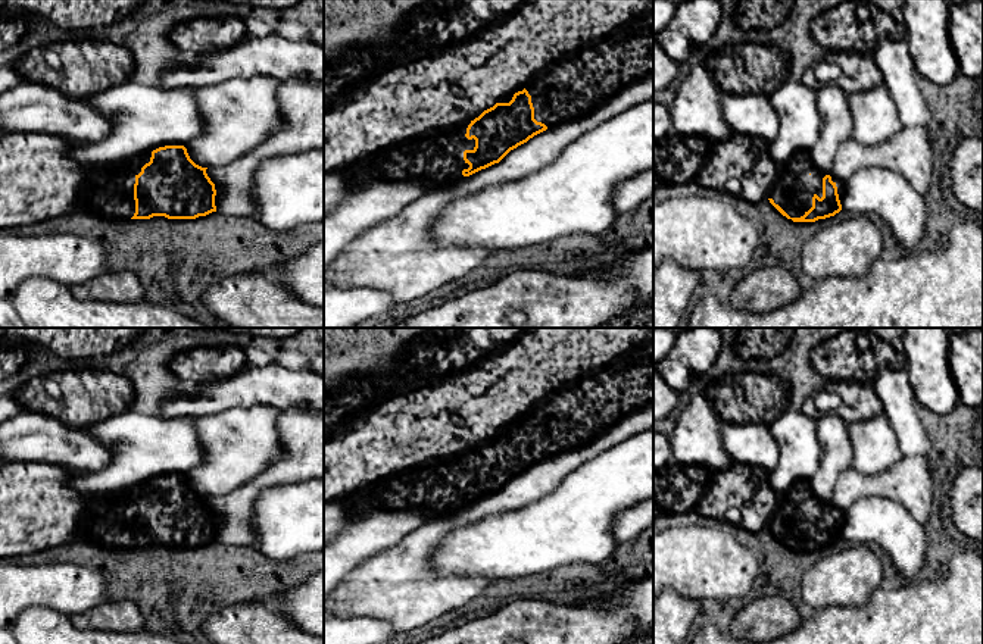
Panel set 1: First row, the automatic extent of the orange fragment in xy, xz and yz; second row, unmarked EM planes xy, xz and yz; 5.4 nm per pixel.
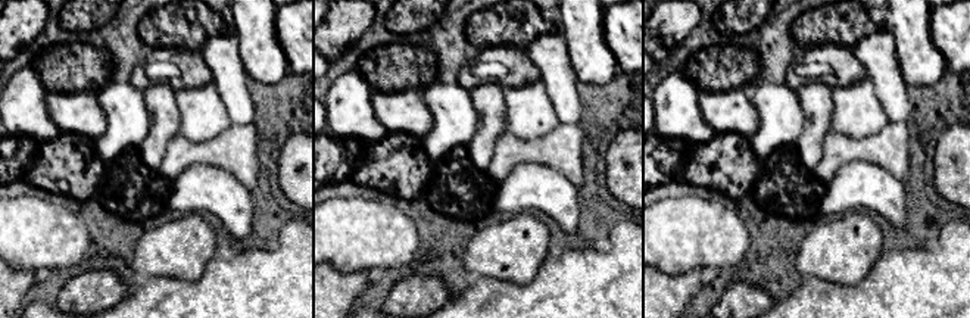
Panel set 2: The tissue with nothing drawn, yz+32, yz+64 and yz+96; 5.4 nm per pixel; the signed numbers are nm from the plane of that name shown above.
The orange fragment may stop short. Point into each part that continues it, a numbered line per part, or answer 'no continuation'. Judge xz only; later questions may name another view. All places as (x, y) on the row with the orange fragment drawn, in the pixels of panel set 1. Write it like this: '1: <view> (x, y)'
1: xz (580, 81)
2: xz (436, 158)

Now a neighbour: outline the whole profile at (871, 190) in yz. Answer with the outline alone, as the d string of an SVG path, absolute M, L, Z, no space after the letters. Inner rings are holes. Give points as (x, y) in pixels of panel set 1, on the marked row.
M864 168L846 182L842 209L852 215L879 215L906 250L917 250L926 235L927 207L924 196L908 181L881 168Z

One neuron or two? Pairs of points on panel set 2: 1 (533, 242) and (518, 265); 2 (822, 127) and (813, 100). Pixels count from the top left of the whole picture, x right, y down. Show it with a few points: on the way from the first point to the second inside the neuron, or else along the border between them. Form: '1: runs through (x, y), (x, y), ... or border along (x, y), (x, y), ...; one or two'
1: runs through (527, 248), (518, 259); one
2: runs through (817, 121), (817, 106); one

